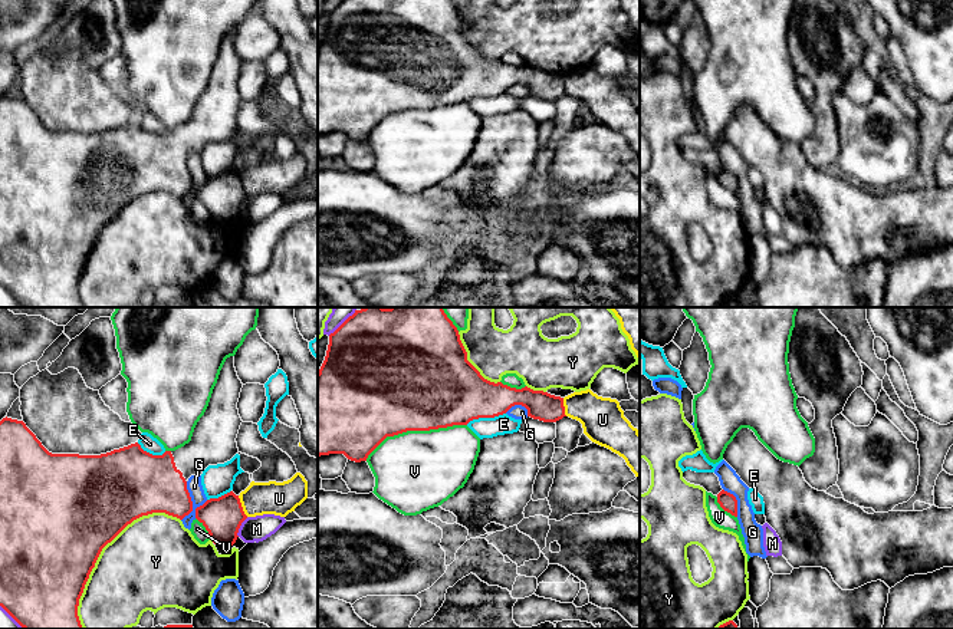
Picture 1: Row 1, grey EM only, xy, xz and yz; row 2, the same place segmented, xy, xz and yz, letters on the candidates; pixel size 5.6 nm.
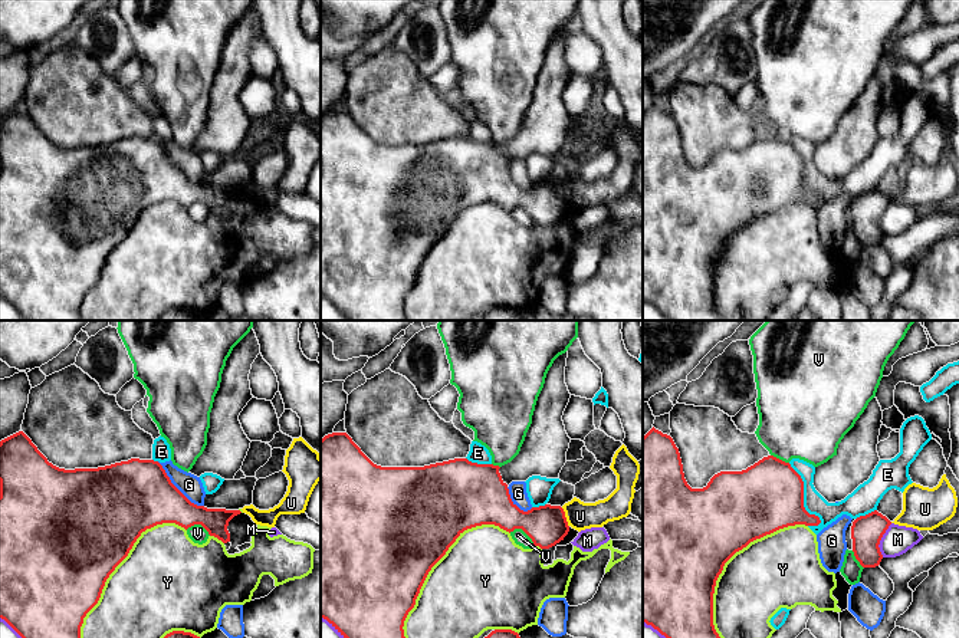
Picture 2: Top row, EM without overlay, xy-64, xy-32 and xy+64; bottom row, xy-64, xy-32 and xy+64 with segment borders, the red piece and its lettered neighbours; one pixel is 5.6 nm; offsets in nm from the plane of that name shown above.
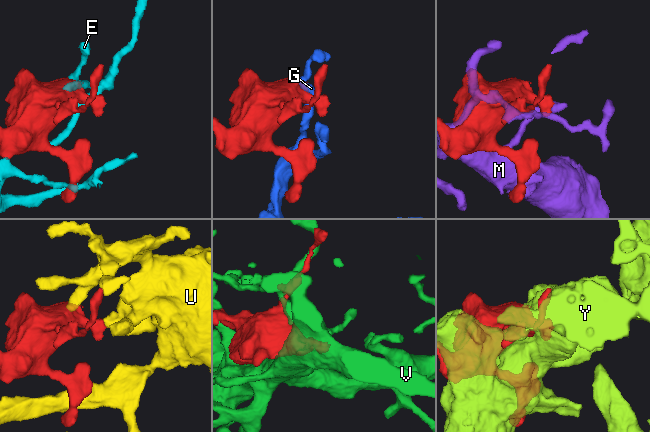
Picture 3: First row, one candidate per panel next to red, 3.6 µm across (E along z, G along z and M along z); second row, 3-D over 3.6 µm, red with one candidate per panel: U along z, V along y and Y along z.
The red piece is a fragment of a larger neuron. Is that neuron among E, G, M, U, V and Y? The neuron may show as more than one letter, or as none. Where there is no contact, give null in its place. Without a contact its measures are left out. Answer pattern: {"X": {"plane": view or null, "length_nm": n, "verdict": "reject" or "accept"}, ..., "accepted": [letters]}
{"E": {"plane": "xz", "length_nm": 240, "verdict": "reject"}, "G": {"plane": "xy", "length_nm": 220, "verdict": "reject"}, "M": {"plane": "xy", "length_nm": 130, "verdict": "reject"}, "U": {"plane": "xy", "length_nm": 130, "verdict": "reject"}, "V": {"plane": "xz", "length_nm": 600, "verdict": "reject"}, "Y": {"plane": "xy", "length_nm": 800, "verdict": "reject"}, "accepted": []}

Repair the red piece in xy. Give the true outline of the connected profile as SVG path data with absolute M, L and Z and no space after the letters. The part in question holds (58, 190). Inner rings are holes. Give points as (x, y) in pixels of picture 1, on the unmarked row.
M234 34L226 37L208 85L197 101L191 119L175 129L152 134L138 121L101 134L52 132L23 99L0 99L0 284L23 307L83 307L78 294L79 277L102 230L128 202L152 191L183 198L193 190L187 168L191 154L208 144L224 142L236 132L241 103L237 80L243 62Z

